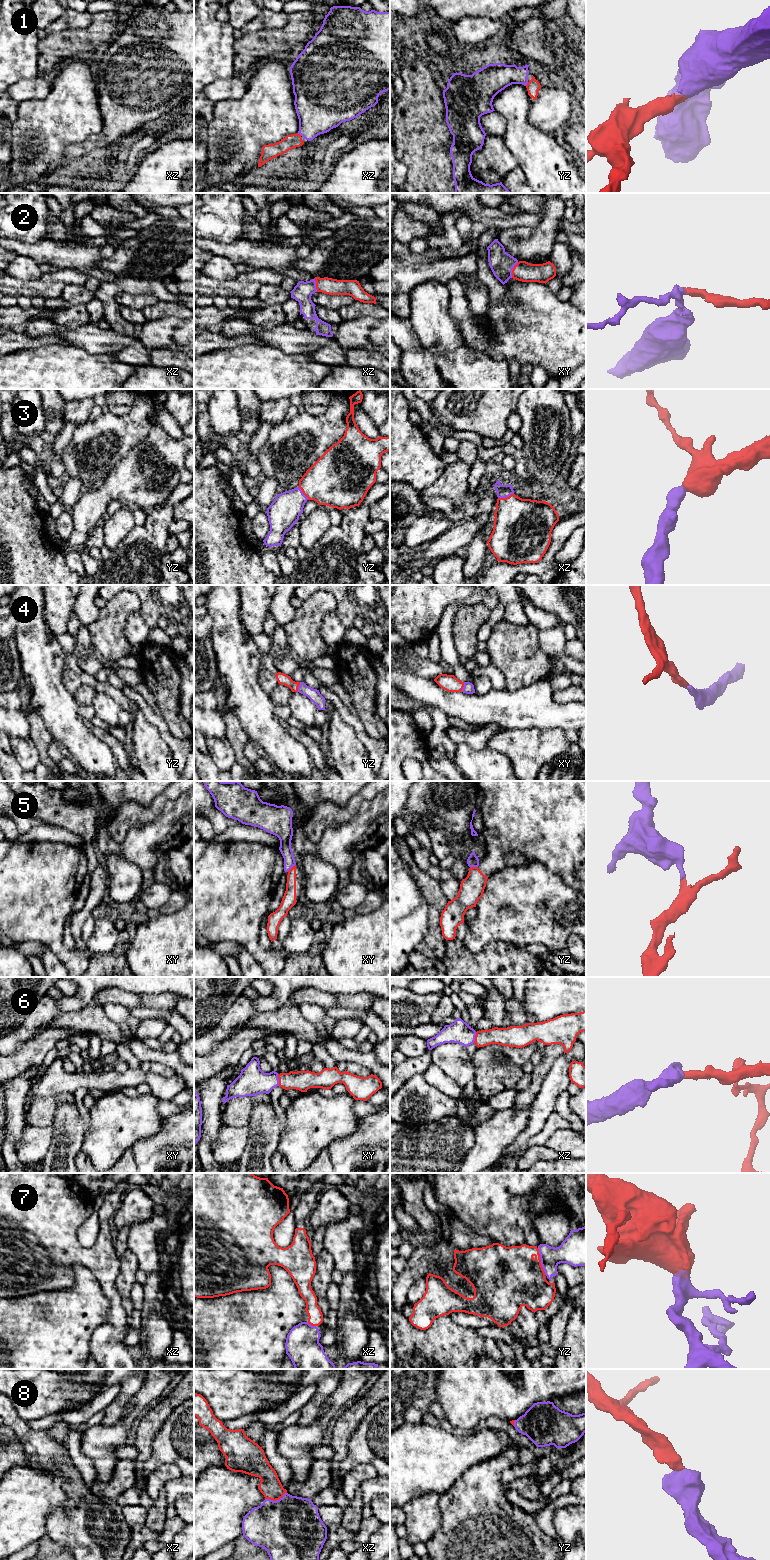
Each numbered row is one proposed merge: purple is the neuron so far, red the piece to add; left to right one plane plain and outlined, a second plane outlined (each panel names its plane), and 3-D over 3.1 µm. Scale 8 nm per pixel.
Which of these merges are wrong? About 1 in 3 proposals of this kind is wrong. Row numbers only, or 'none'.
5

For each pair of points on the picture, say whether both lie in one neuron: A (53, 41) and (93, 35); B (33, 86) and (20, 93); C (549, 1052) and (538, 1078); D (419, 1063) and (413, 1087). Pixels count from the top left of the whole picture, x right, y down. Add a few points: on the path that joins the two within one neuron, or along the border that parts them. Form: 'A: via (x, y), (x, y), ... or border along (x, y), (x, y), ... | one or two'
A: via (63, 43), (71, 43), (75, 40), (83, 39) | one
B: via (30, 89), (23, 90) | one
C: via (549, 1058), (539, 1072) | one
D: border along (423, 1074), (413, 1075), (400, 1088) | two

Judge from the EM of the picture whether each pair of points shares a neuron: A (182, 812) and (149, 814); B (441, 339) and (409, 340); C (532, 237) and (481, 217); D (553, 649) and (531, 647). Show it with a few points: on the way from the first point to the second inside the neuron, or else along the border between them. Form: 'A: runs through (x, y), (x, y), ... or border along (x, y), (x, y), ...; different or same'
A: border along (159, 813), (153, 819), (138, 824); different
B: border along (408, 319), (419, 342), (434, 355); different
C: border along (534, 226), (511, 227), (500, 231); different
D: border along (538, 631), (539, 646), (552, 660); different

